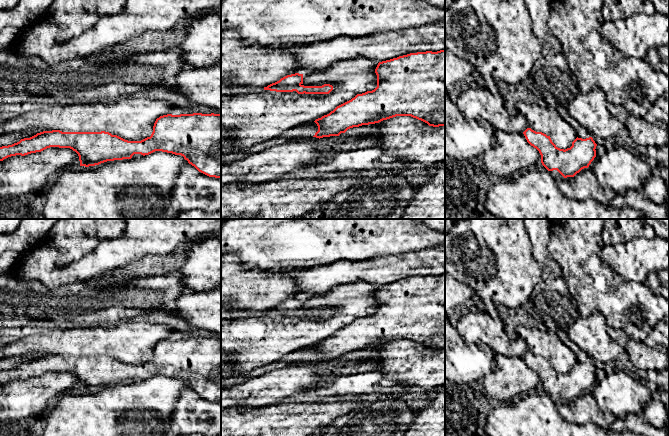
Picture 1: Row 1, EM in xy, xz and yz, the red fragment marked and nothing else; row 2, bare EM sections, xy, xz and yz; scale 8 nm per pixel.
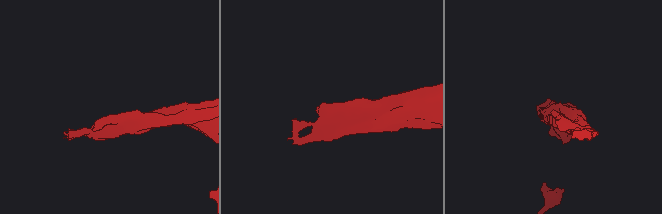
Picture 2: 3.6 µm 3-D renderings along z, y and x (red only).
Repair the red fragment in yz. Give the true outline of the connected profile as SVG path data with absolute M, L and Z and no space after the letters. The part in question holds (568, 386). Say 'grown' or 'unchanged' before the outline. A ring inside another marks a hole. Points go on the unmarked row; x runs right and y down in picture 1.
unchanged | M527 352L523 356L527 366L541 379L541 387L548 394L557 394L564 402L574 401L582 393L588 392L596 381L597 368L592 361L576 362L567 373L558 372L550 360Z

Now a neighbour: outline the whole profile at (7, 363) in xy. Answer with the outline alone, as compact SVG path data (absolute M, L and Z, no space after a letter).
M4 358L4 359L0 359L0 371L12 369L14 367L19 366L21 363L30 362L34 359L36 359L36 358L24 358L24 359Z

